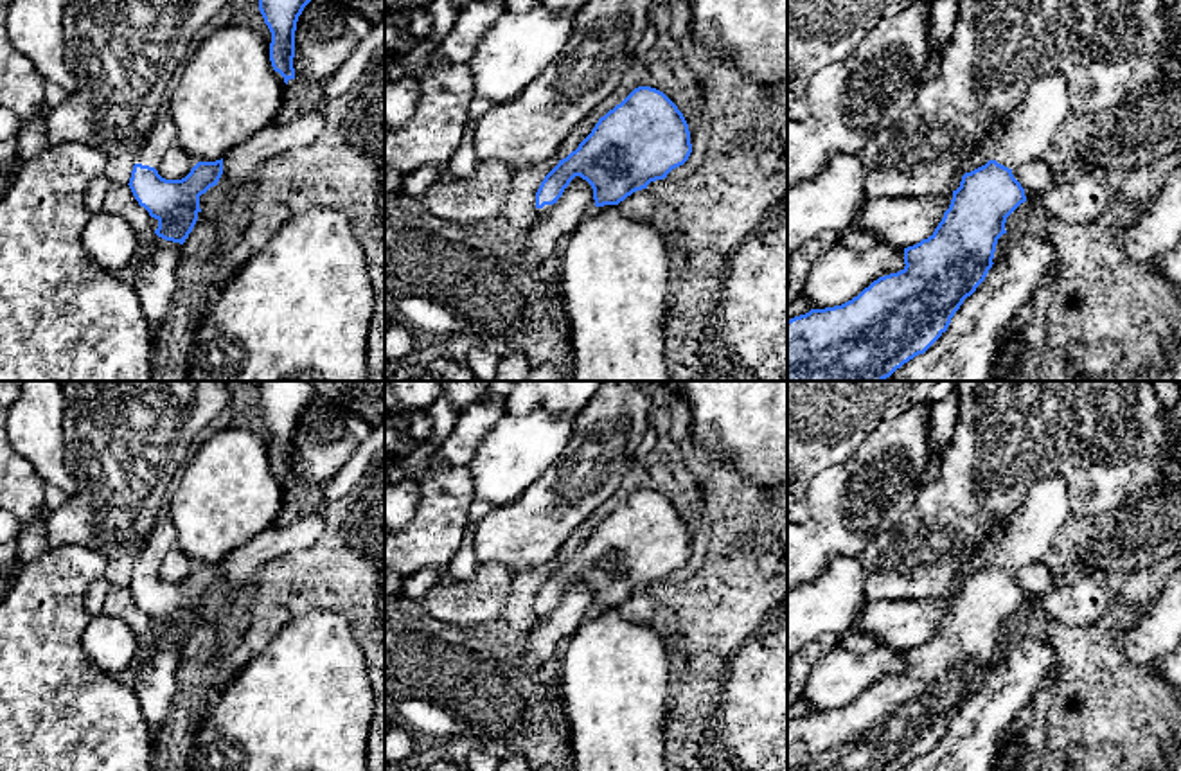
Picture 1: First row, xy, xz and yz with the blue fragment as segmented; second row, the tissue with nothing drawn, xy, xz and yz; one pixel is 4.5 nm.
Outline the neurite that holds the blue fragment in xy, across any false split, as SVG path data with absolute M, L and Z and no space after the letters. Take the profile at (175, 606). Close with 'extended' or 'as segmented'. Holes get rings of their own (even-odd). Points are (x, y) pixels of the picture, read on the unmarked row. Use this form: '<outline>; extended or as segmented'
M165 503L135 557L137 566L128 588L138 607L158 624L155 636L183 647L201 615L200 598L218 588L223 577L223 561L198 564L182 582L165 582L158 577L156 568L173 548L176 548L176 528Z; extended

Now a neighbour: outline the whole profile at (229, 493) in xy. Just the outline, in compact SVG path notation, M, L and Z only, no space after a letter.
M228 426L205 440L189 458L180 485L167 496L176 548L198 564L225 561L270 525L286 505L284 480L273 473L270 448L250 430Z

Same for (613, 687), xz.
M617 607L591 611L570 636L563 658L559 699L570 724L572 771L667 771L665 726L669 656L663 638L642 622L627 622Z

